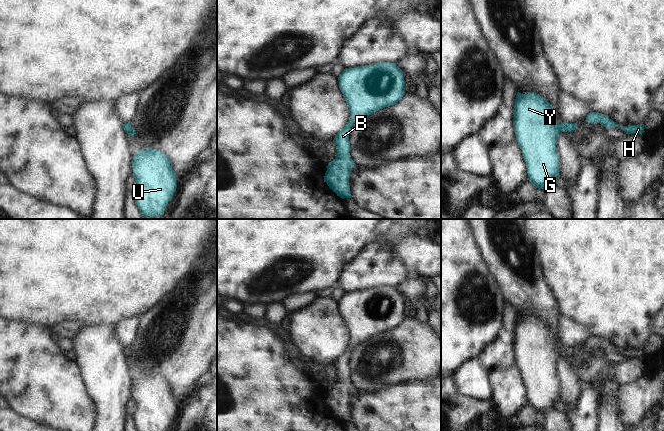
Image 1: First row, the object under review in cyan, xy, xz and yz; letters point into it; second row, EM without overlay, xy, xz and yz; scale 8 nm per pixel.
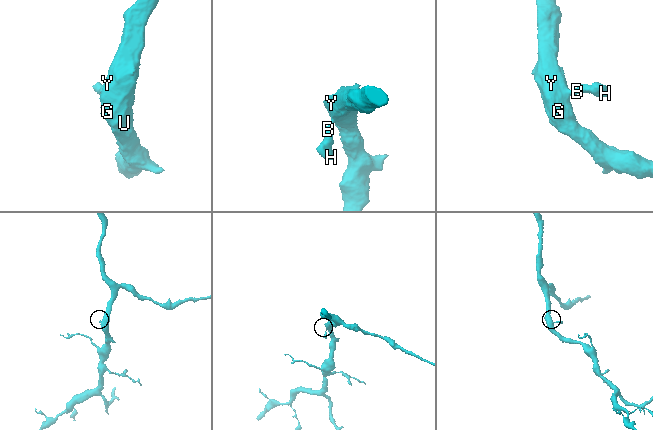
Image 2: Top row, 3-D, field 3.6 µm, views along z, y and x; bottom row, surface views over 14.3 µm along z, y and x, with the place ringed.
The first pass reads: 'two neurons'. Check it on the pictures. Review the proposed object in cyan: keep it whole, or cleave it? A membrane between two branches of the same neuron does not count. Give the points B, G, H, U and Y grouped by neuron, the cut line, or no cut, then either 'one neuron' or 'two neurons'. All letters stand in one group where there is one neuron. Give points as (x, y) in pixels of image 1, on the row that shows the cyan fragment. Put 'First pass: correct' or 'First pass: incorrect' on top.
First pass: incorrect
B G H U Y; no cut; one neuron

